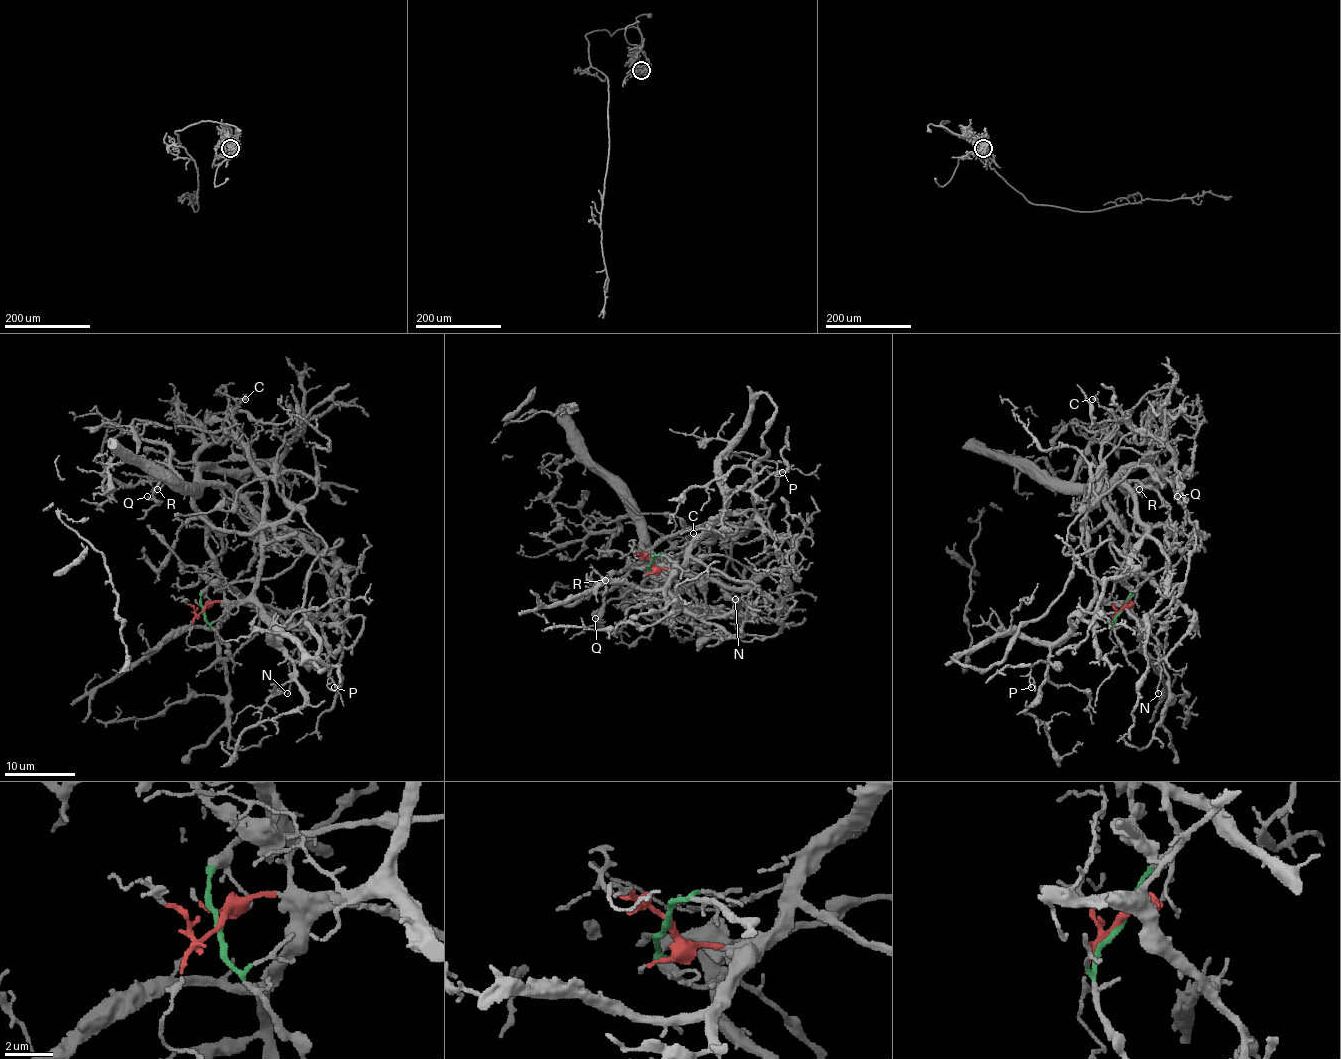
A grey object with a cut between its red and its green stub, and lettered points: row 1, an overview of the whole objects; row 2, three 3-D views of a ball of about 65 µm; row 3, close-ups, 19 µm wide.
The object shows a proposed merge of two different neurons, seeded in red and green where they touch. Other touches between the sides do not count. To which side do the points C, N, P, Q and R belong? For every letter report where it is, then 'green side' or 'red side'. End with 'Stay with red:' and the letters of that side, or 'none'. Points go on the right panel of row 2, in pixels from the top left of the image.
C: (1092, 399) | red side
N: (1158, 693) | red side
P: (1031, 687) | red side
Q: (1177, 496) | green side
R: (1139, 489) | green side
Stay with red: C, N, P

